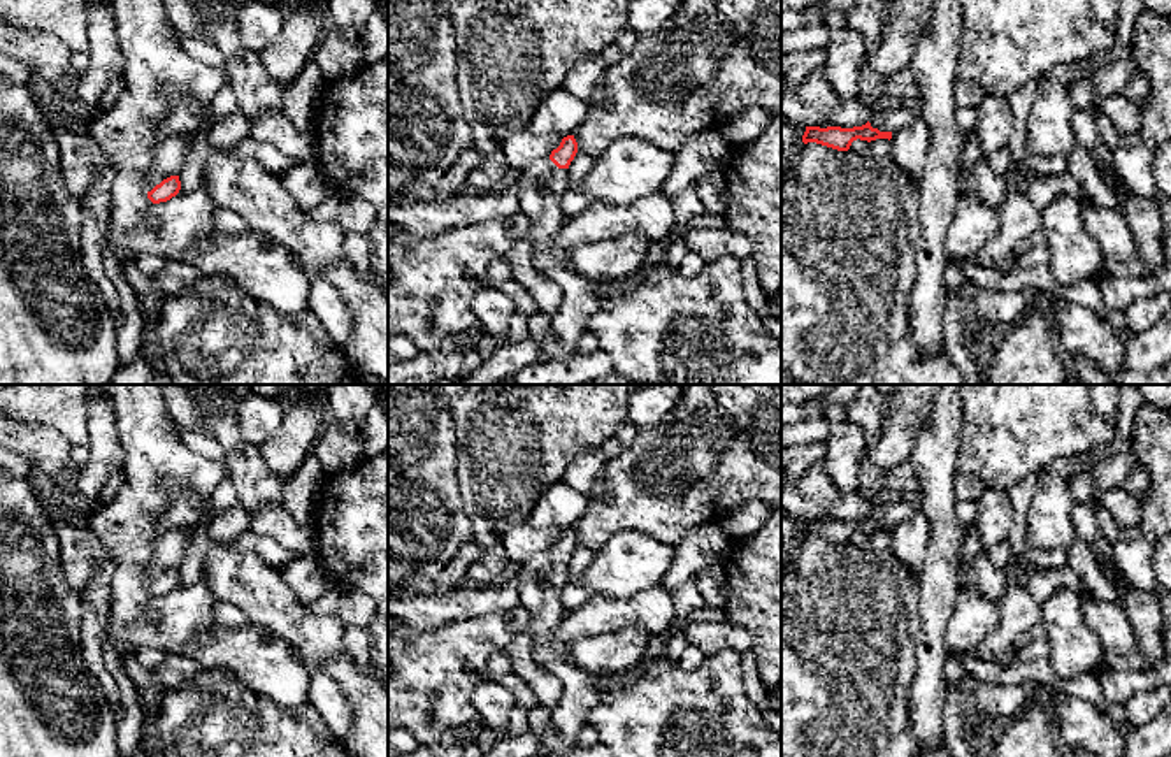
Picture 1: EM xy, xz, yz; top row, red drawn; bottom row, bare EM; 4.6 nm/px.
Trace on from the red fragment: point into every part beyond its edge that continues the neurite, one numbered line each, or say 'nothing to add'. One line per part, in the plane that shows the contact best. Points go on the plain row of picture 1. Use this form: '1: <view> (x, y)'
1: xy (171, 547)

